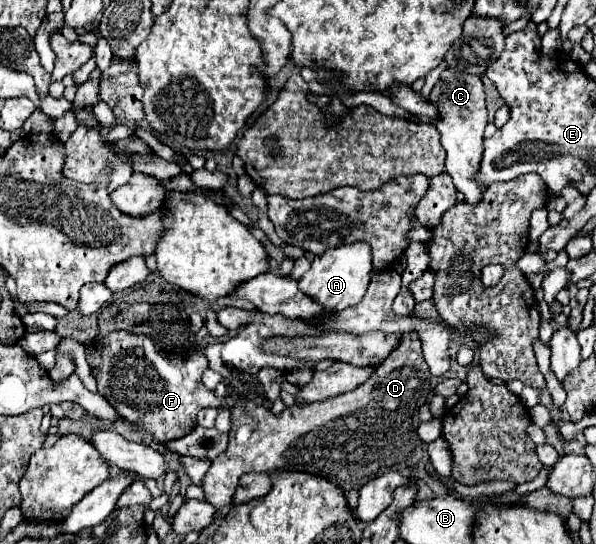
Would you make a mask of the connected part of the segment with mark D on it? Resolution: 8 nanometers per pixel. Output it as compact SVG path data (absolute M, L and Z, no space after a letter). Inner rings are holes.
M405 333L401 339L401 345L373 371L371 379L367 379L361 387L341 393L333 399L309 403L309 405L293 405L287 407L281 415L273 415L269 409L263 407L263 411L251 411L255 407L249 401L239 399L235 409L231 409L231 431L229 431L229 447L223 455L219 455L215 461L211 461L211 469L203 479L203 491L207 501L221 509L233 501L233 493L237 489L237 483L241 475L257 471L307 471L311 475L321 475L325 479L331 479L339 489L361 489L367 481L387 473L387 471L407 471L417 467L425 457L425 443L417 435L419 427L419 407L427 401L431 389L431 375L429 367L421 353L421 341L415 333ZM241 425L251 427L251 441L237 445L235 443L235 431Z

